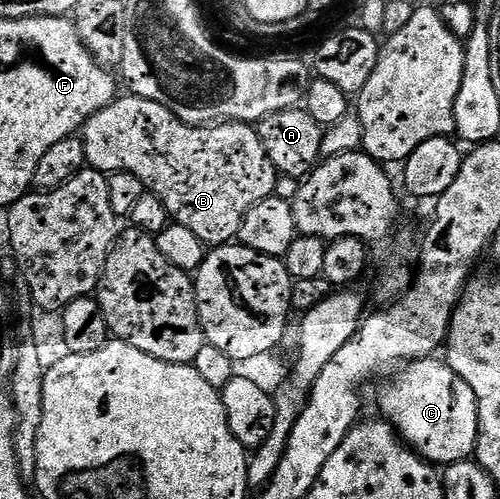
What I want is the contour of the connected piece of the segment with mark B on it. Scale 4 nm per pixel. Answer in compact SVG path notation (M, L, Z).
M118 97L110 106L95 112L95 116L85 121L83 141L86 163L106 176L120 170L139 176L146 191L159 196L170 219L195 232L206 248L232 243L243 224L243 216L247 216L247 212L259 204L259 200L274 197L277 188L278 172L271 164L256 129L243 122L189 126L163 104L146 98L128 97Z

